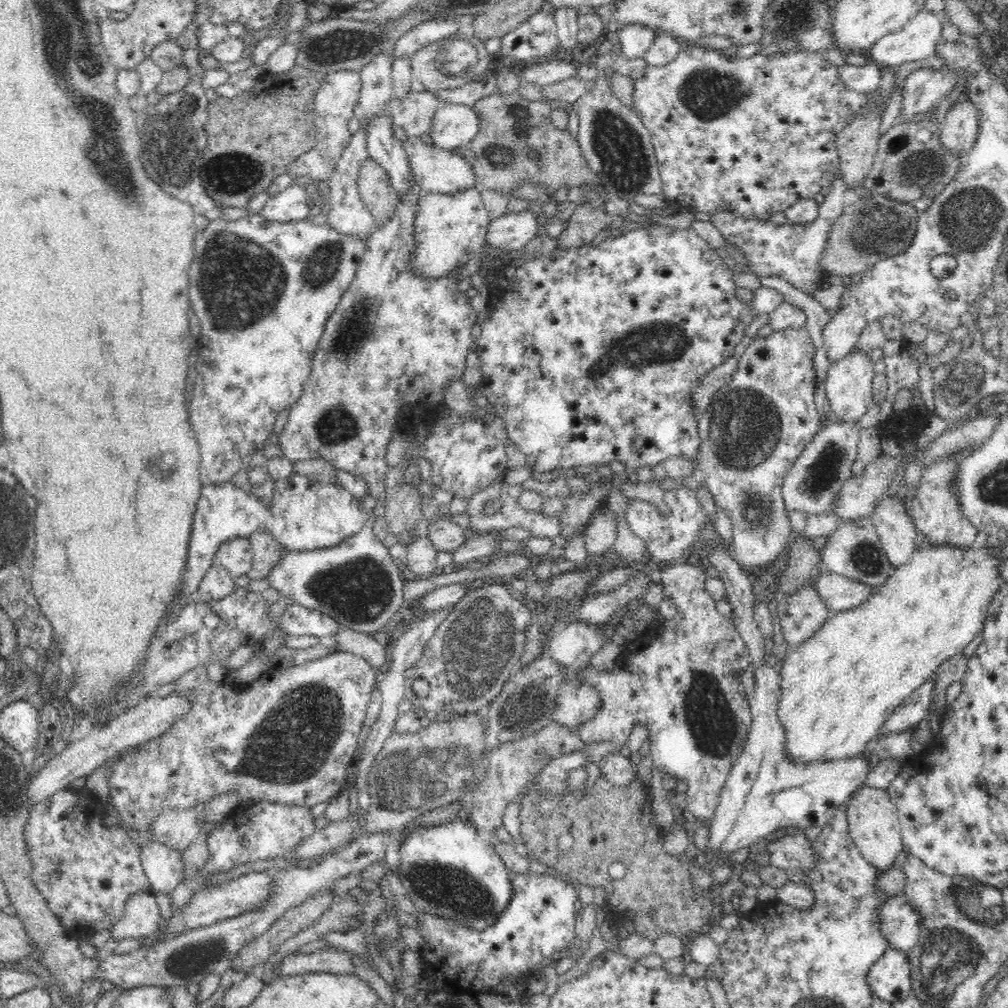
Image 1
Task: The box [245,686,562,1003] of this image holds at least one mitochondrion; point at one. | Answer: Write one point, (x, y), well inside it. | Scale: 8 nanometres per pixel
(406, 781)

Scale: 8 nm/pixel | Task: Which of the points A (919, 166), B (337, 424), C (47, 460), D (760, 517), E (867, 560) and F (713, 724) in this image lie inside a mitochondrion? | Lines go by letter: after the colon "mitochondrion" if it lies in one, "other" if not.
A: mitochondrion
B: mitochondrion
C: other
D: mitochondrion
E: mitochondrion
F: mitochondrion

